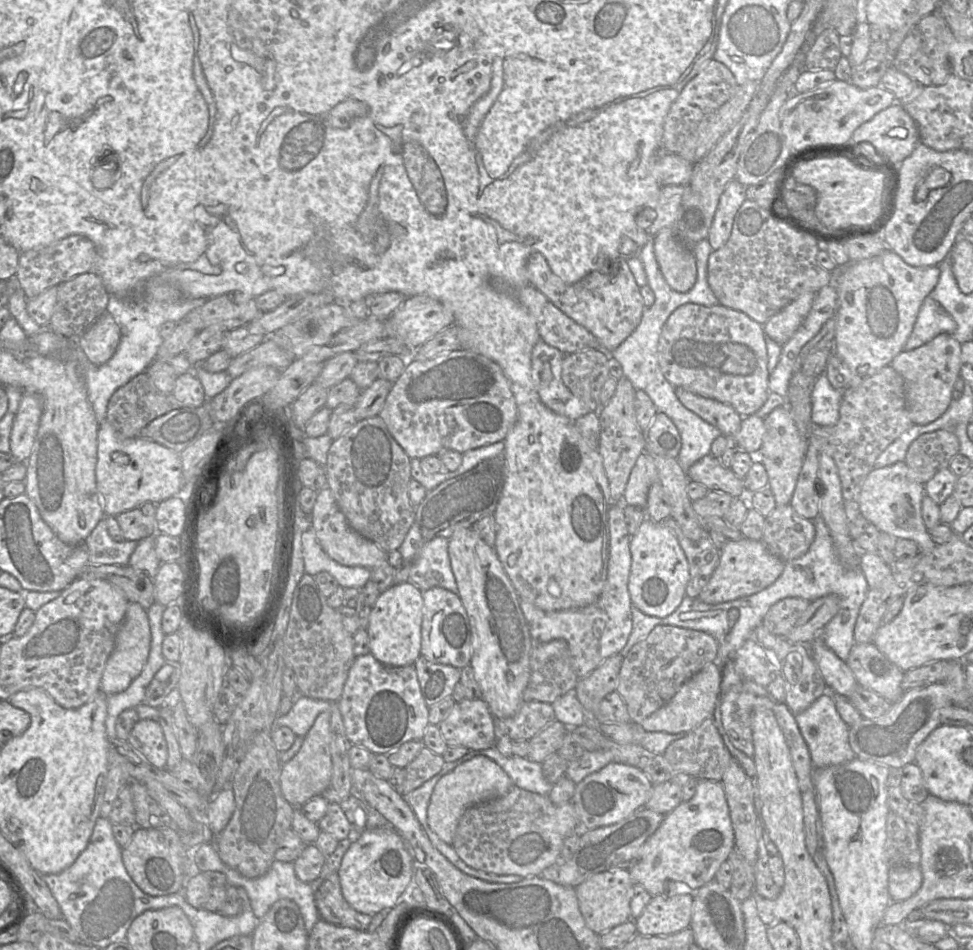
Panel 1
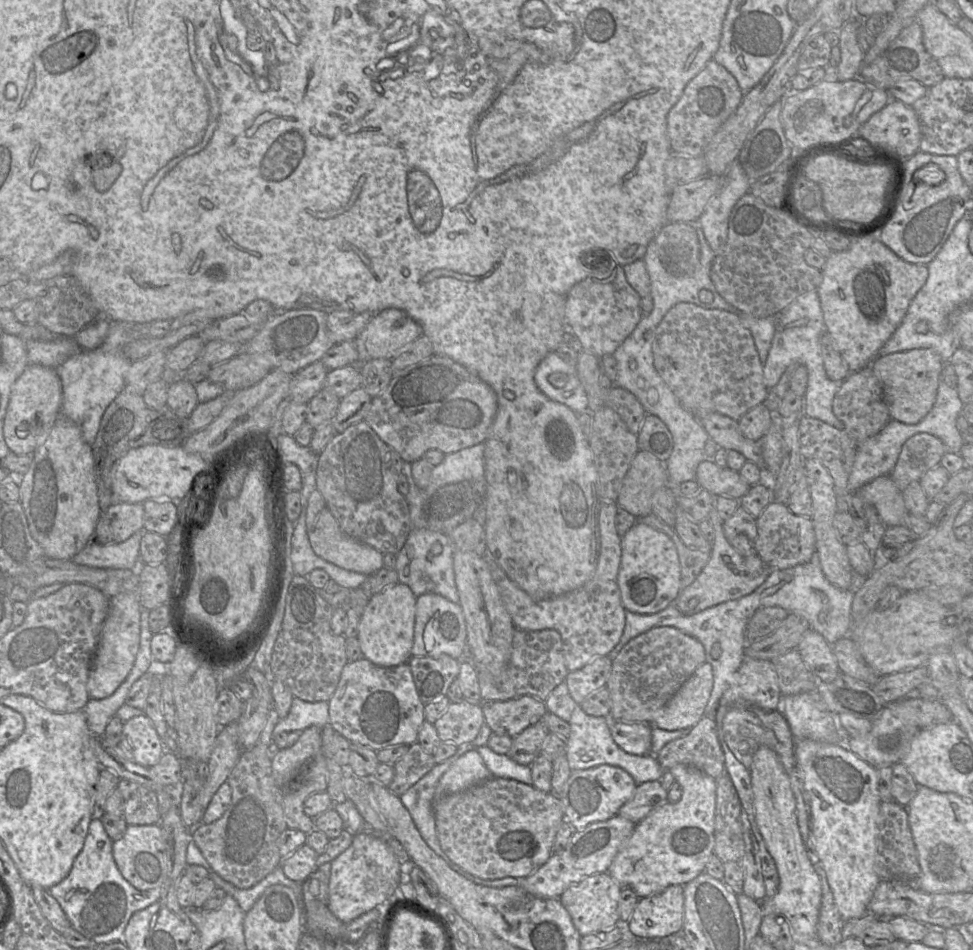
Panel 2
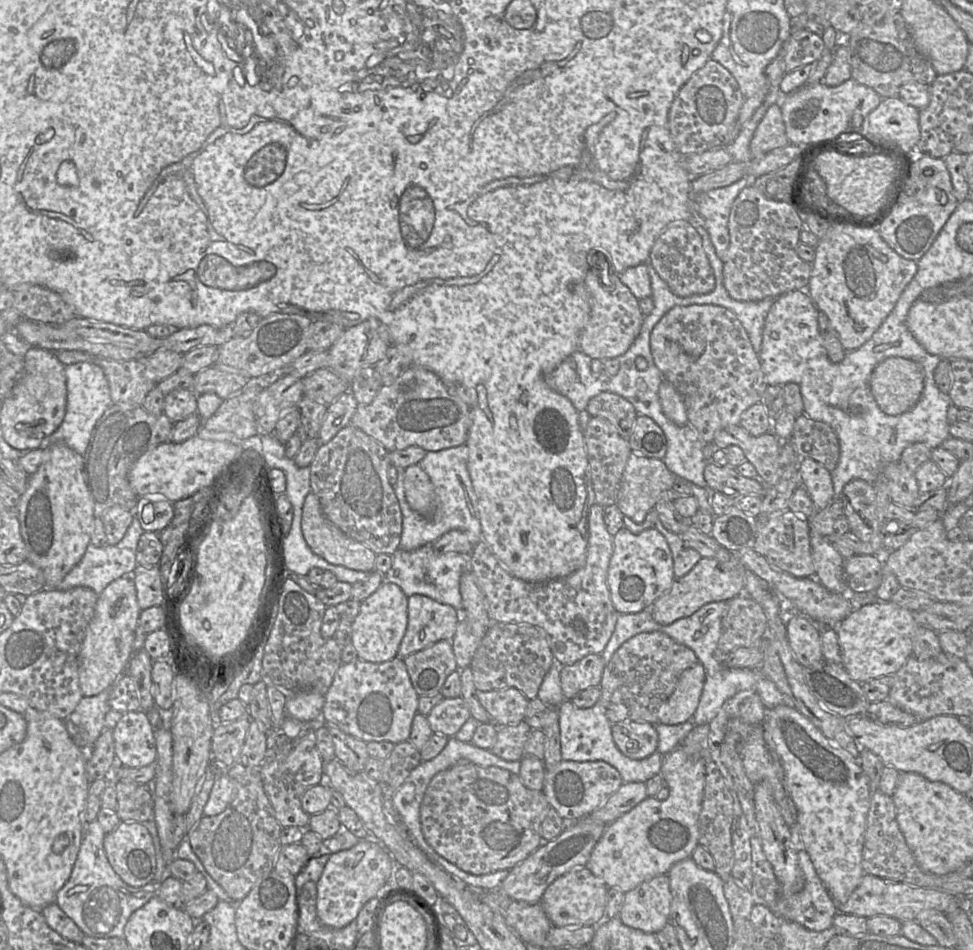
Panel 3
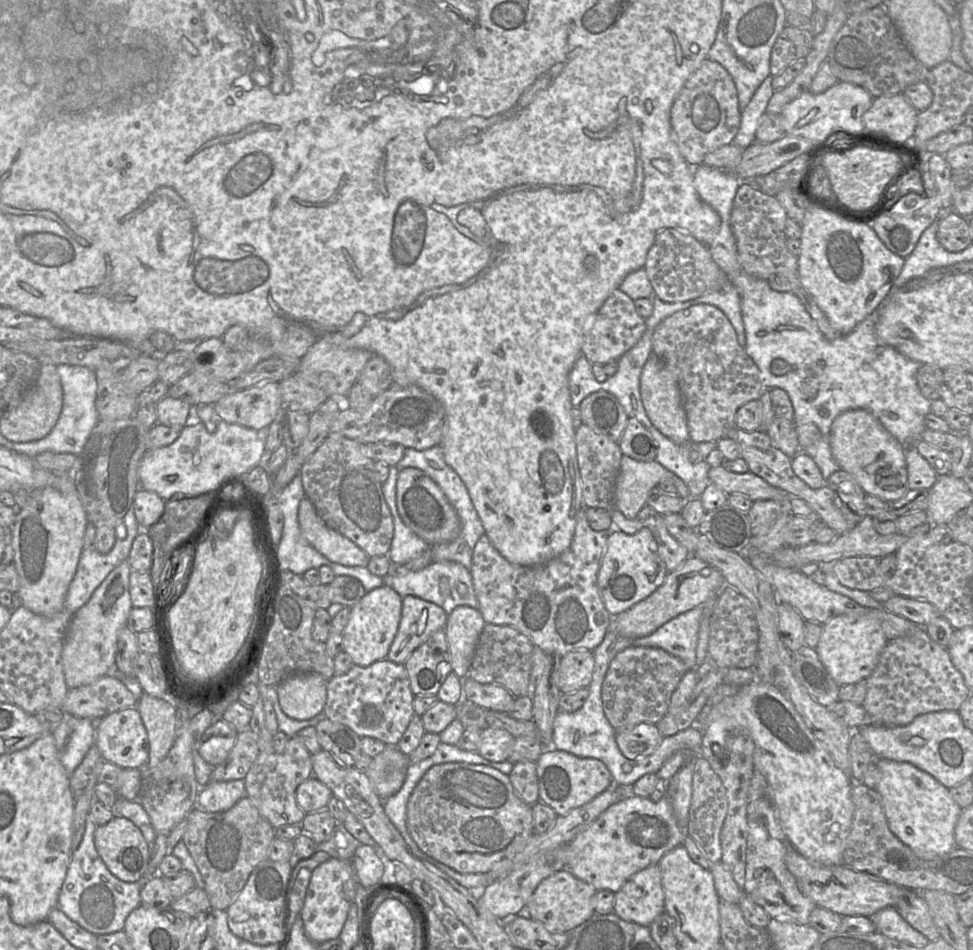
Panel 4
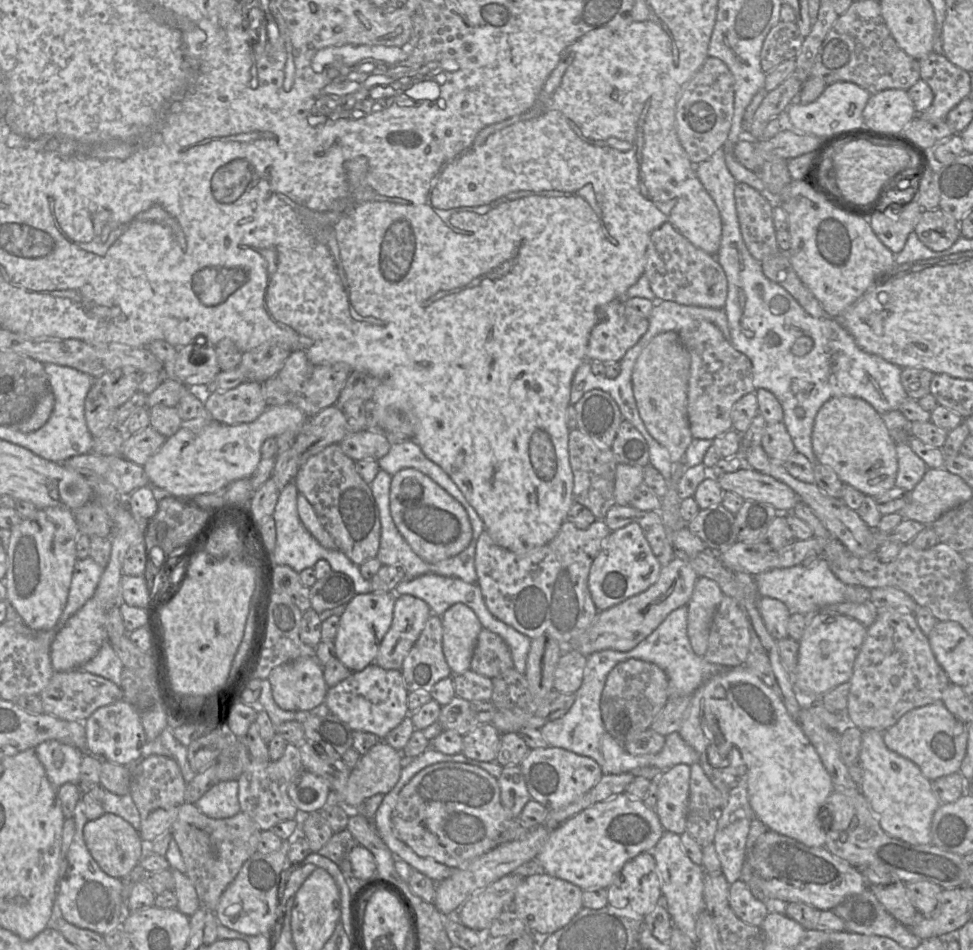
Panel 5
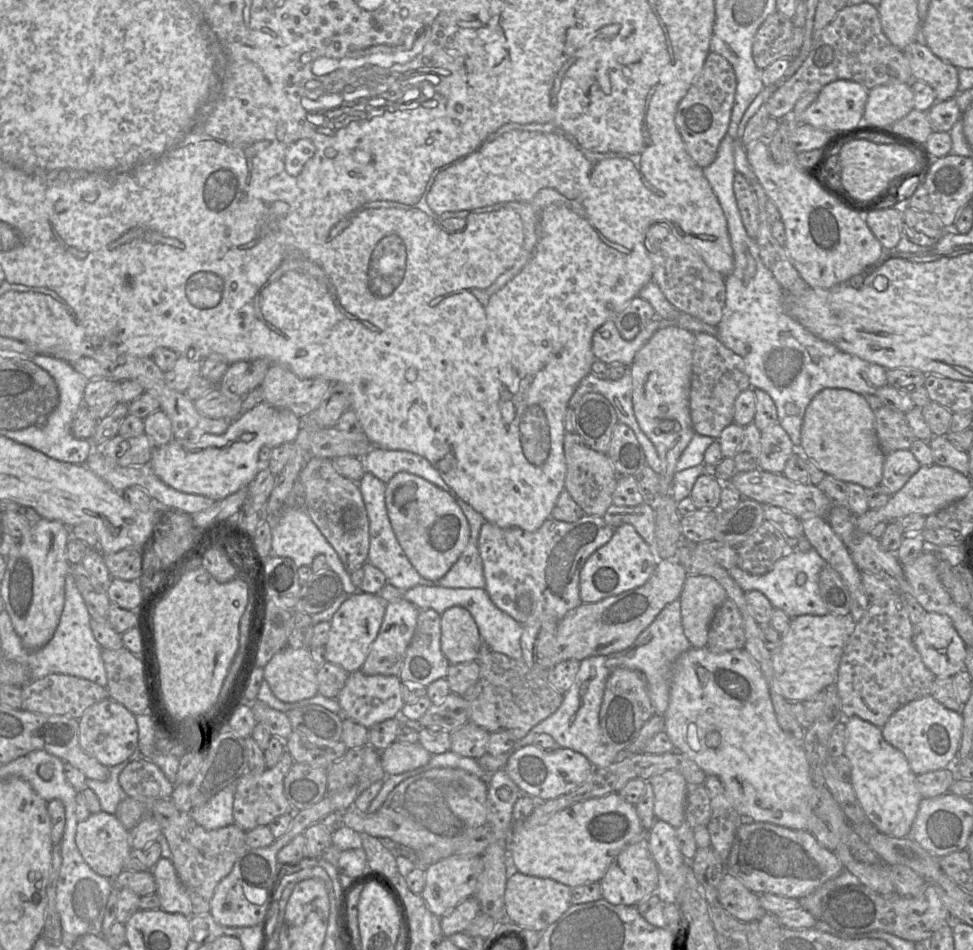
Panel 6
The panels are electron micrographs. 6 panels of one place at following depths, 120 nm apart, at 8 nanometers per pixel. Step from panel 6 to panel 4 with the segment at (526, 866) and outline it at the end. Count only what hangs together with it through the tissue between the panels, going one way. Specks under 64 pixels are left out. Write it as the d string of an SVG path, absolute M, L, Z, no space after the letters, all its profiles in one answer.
M666 794L658 802L653 802L649 797L634 795L609 806L566 845L566 868L563 870L569 870L576 878L590 884L597 891L609 890L616 893L635 873L650 865L658 865L667 852L682 845L686 835L686 831L677 823L671 801Z

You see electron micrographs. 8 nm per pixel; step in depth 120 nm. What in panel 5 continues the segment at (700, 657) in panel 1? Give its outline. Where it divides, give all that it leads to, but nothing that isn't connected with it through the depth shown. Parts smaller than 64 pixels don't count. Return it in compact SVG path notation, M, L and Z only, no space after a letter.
M631 658L618 663L608 674L600 710L605 730L623 745L630 735L649 729L668 702L668 677L656 664Z

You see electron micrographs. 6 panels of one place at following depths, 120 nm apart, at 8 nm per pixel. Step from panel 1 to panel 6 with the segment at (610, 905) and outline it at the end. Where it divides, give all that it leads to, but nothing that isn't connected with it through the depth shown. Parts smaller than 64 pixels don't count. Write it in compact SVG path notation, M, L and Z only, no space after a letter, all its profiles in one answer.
M517 872L507 878L506 881L504 893L505 919L541 934L571 906L570 894L571 888L569 886L555 880L528 876Z

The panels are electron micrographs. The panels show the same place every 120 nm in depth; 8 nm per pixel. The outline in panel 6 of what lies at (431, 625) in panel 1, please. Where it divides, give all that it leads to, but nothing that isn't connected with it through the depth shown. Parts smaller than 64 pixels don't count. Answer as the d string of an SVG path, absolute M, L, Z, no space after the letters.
M406 599L386 604L379 633L371 644L367 658L360 671L366 675L398 676L404 663L406 650L416 629L419 609Z

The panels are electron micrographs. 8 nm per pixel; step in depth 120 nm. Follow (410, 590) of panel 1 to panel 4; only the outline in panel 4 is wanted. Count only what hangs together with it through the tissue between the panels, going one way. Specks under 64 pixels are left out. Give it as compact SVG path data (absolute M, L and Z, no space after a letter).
M383 584L366 592L350 608L348 623L342 632L343 651L351 657L354 665L365 667L387 658L401 619L402 598L392 587Z

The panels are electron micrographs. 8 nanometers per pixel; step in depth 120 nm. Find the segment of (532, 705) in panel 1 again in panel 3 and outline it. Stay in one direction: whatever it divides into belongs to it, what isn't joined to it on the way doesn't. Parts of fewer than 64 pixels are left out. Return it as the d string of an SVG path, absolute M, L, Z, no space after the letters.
M516 688L477 690L477 698L497 727L523 721L529 704L526 695Z

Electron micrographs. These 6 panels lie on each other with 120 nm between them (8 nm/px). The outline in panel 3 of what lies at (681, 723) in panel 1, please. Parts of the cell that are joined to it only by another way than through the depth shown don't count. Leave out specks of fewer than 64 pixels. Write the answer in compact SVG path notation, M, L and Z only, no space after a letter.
M697 663L679 677L675 690L659 710L659 723L677 725L692 720L705 684L706 673Z

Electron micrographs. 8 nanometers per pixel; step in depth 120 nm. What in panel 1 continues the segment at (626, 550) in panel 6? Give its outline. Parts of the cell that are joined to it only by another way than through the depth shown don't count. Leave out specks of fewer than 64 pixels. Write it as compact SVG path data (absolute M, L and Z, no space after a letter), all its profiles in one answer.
M646 518L630 538L631 568L628 591L632 604L646 615L667 617L686 596L689 565L677 538L662 523Z

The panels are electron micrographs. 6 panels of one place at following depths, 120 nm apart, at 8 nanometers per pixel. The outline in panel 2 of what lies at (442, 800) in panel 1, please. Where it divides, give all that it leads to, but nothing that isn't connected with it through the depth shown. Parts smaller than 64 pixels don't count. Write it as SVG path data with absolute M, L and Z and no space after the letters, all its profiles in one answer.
M471 750L459 757L438 780L434 801L464 791L493 777L481 755Z

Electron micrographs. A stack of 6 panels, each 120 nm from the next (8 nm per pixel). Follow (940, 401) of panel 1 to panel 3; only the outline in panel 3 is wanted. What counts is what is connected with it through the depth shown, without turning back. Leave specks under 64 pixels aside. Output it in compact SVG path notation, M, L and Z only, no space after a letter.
M887 358L874 368L870 377L870 390L876 403L890 416L912 409L924 386L923 365L908 358Z

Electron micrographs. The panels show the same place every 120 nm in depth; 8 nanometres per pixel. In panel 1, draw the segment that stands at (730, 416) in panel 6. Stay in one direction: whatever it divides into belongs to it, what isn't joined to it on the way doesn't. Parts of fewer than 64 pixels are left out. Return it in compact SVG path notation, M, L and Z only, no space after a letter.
M688 303L678 307L664 324L658 342L658 362L675 388L732 406L742 417L755 414L769 395L768 355L764 328L743 312L722 305L705 307Z

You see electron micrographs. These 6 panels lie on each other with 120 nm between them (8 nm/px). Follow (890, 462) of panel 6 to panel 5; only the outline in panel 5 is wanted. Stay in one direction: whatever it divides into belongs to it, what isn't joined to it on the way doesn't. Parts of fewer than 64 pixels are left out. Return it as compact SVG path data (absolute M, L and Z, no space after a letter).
M898 443L896 447L898 472L895 487L911 492L928 470L926 463L911 449L909 443Z

